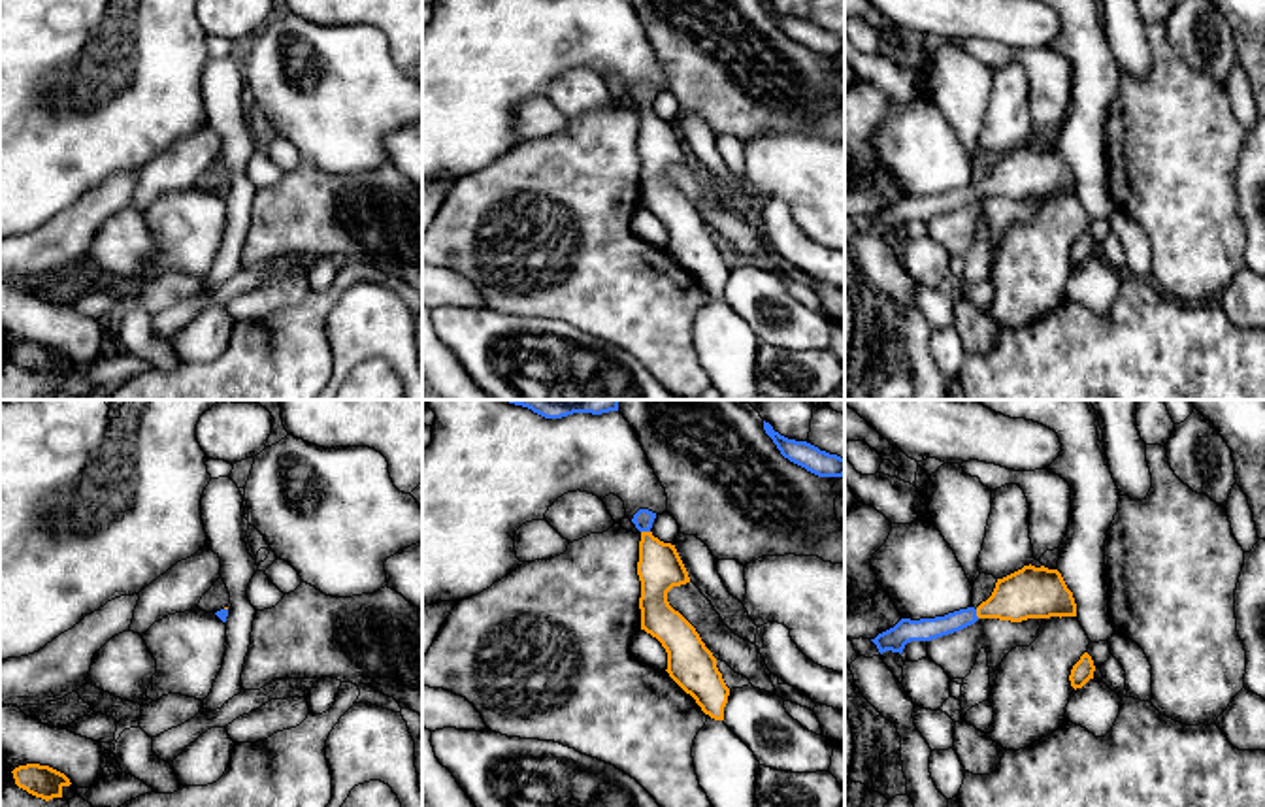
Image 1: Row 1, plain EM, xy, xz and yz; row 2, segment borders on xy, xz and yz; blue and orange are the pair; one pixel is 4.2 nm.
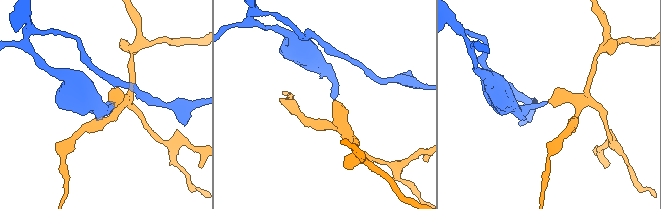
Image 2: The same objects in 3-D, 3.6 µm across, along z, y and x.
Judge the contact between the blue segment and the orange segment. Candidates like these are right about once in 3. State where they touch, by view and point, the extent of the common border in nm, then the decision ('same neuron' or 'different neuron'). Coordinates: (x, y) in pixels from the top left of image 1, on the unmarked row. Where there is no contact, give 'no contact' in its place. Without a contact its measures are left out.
meets blue in xz at (645, 108); contact 40 nm long; same neuron

